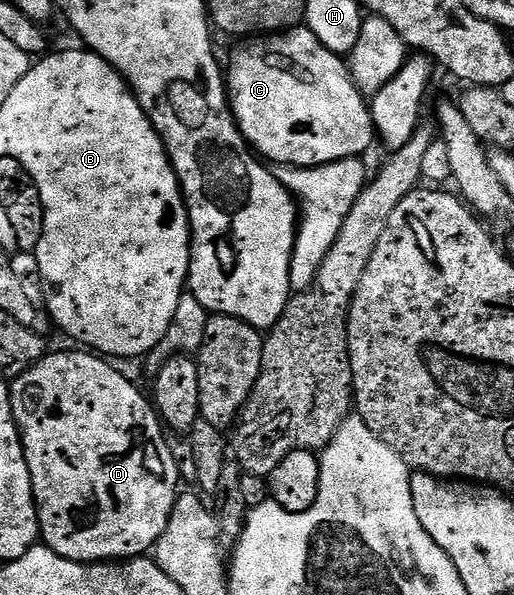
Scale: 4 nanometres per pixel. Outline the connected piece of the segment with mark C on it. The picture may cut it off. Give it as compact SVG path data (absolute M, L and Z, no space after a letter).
M307 26L294 27L287 31L279 31L275 34L265 35L263 38L253 39L251 42L253 42L253 44L248 44L245 48L240 48L233 54L232 65L227 65L226 68L226 83L240 132L244 135L245 141L247 141L265 161L273 160L273 162L268 162L276 166L287 166L290 168L320 168L323 164L333 164L339 160L363 157L365 155L363 152L366 151L372 143L377 143L378 131L375 121L372 120L372 110L369 101L366 99L364 93L360 91L360 87L353 82L352 74L348 71L347 63L345 63L339 55L327 49L312 33L311 29Z

